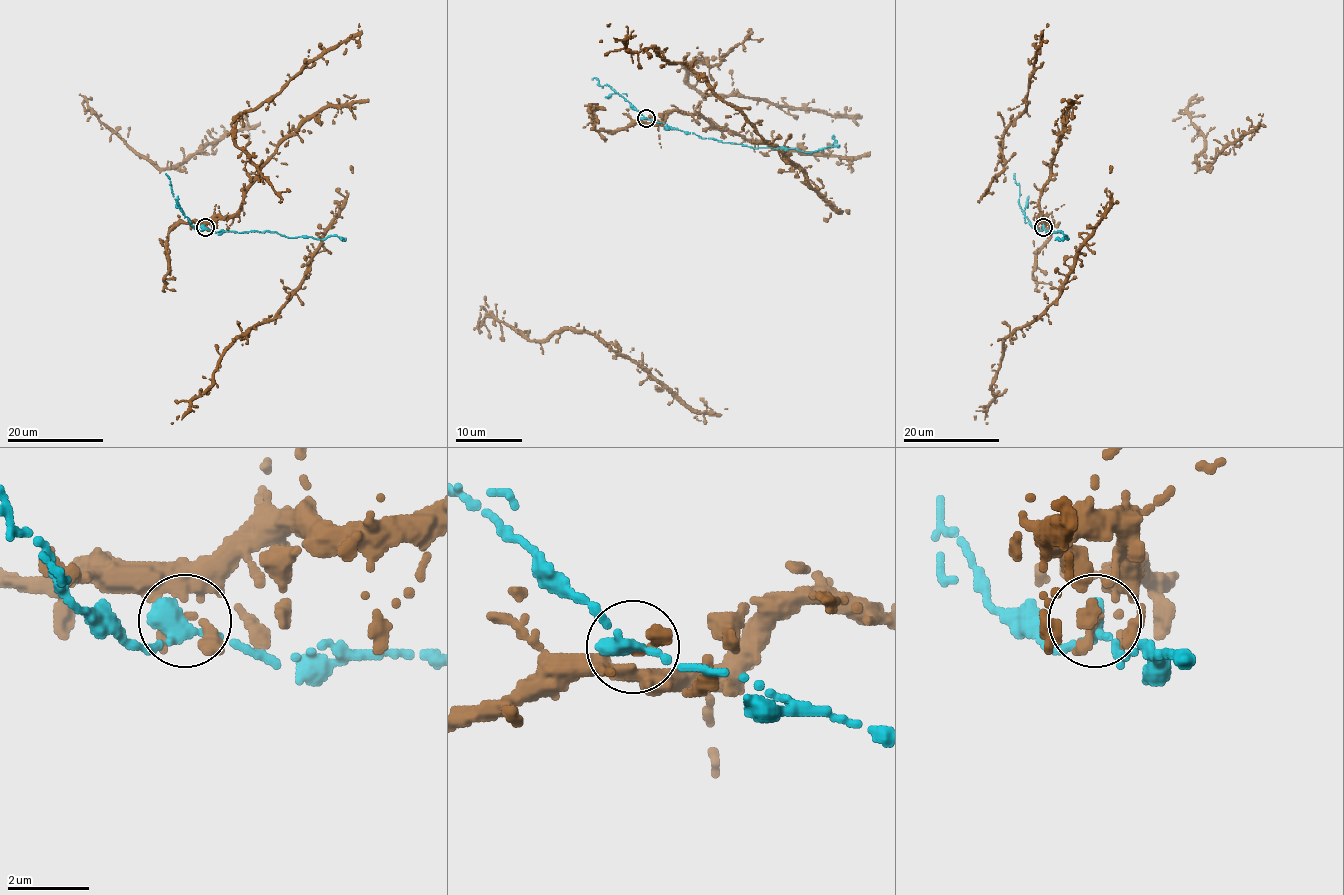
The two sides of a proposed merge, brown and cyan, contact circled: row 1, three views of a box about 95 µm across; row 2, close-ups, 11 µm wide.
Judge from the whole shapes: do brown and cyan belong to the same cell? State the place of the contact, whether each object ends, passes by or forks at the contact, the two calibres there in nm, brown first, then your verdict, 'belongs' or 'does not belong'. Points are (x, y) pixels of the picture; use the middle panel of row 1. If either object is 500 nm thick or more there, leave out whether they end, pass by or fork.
(646, 118) | brown passes by | cyan passes by | 190/360 nm | belongs

